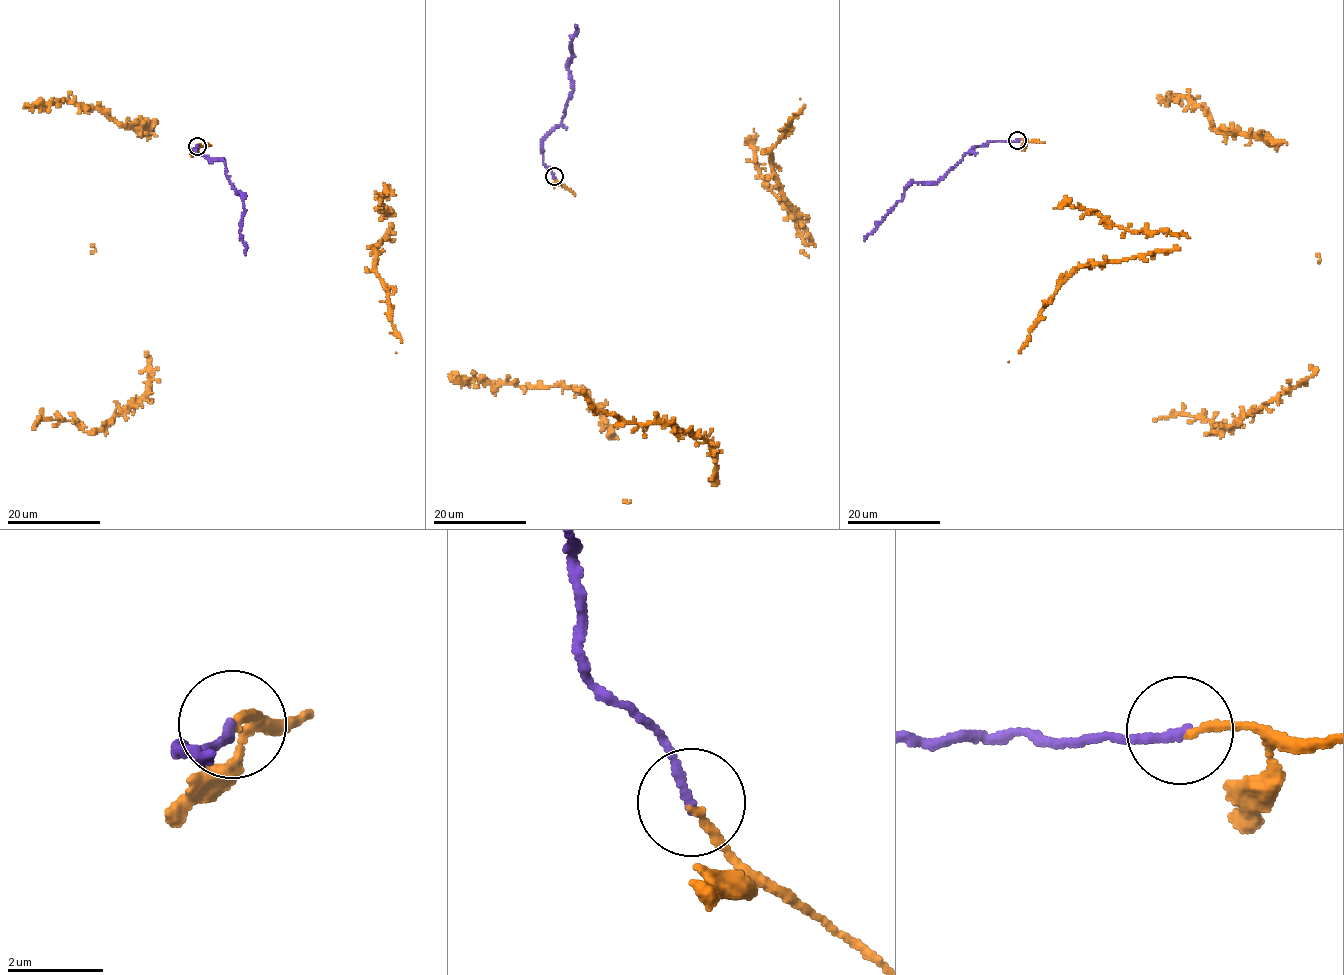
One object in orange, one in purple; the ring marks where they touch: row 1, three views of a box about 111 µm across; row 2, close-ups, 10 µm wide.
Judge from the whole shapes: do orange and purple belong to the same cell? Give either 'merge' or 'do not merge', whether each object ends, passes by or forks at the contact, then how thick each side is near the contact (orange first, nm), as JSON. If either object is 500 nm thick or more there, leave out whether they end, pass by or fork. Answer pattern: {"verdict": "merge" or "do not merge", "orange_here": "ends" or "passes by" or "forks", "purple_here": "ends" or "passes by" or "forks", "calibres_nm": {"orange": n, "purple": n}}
{"verdict": "merge", "orange_here": "ends", "purple_here": "ends", "calibres_nm": {"orange": 140, "purple": 200}}

